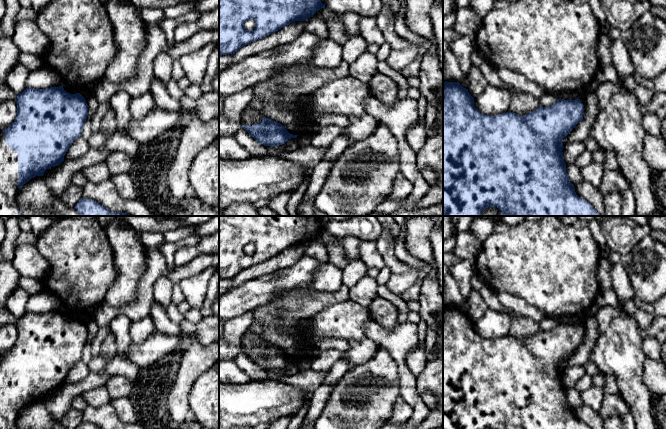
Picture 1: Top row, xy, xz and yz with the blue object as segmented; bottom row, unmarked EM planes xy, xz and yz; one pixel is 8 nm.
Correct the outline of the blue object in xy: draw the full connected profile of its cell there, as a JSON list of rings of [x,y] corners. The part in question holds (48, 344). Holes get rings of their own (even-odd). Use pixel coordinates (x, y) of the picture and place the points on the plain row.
[[[63,310],[47,313],[26,312],[16,321],[17,340],[14,346],[0,356],[0,429],[18,429],[17,420],[21,411],[36,400],[43,400],[51,391],[64,385],[64,380],[73,365],[81,360],[88,339],[88,329],[80,318],[70,318]]]

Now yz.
[[[443,306],[443,429],[591,429],[579,421],[566,396],[563,380],[563,362],[583,343],[584,329],[580,323],[564,324],[559,322],[550,331],[540,330],[538,333],[520,340],[511,335],[496,340],[480,337],[474,330],[474,322],[468,313],[459,306]]]

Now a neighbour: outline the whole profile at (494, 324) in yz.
[[[487,309],[481,319],[474,323],[474,330],[488,340],[496,340],[509,335],[511,315],[498,310]]]

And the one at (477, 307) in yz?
[[[473,288],[467,300],[469,302],[468,316],[475,323],[483,317],[488,307],[482,298],[480,291]]]

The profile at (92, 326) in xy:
[[[85,317],[84,322],[88,329],[88,339],[82,352],[81,361],[83,361],[85,364],[88,364],[93,358],[91,342],[93,338],[95,337],[95,335],[97,334],[99,330],[99,326],[93,319],[89,319],[87,317]]]

